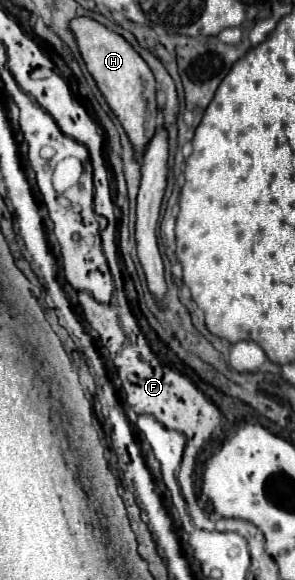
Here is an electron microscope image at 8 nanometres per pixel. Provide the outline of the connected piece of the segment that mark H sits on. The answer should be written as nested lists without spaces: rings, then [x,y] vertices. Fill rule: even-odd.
[[[89,17],[73,19],[71,31],[77,37],[79,51],[81,51],[81,57],[85,61],[89,73],[97,81],[97,87],[103,93],[105,101],[109,103],[111,111],[121,121],[129,141],[133,143],[135,157],[141,159],[143,153],[147,151],[149,141],[153,139],[157,123],[159,123],[157,83],[155,83],[155,77],[153,77],[151,69],[147,67],[147,63],[135,53],[135,49],[121,35],[105,29],[105,25],[97,23]],[[147,91],[149,91],[149,99],[147,99]],[[147,103],[149,103],[149,111],[147,111]]]

